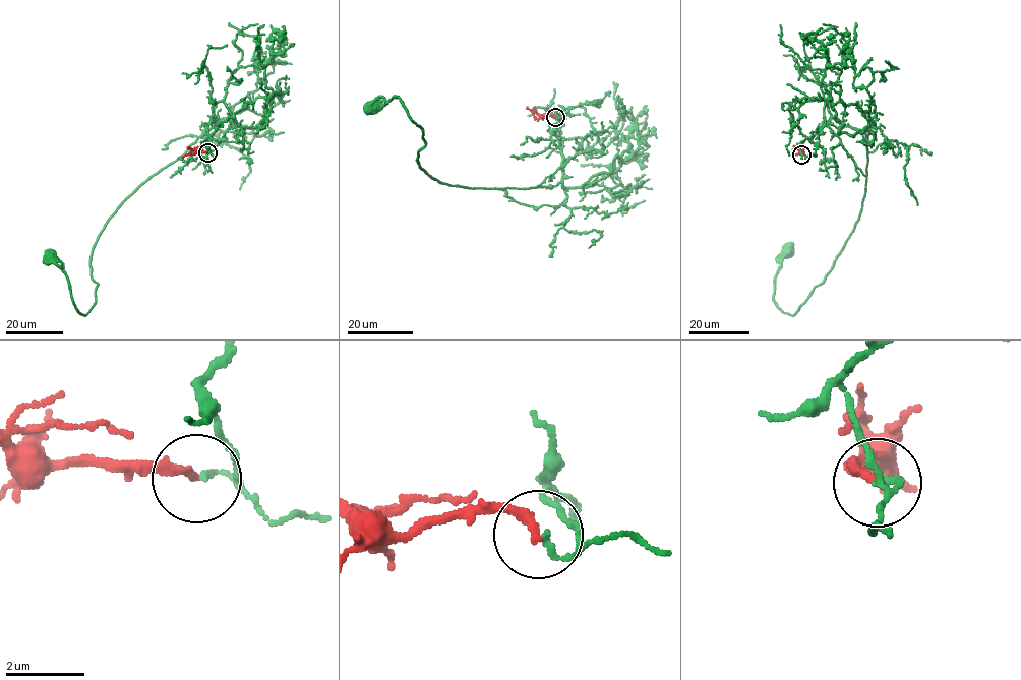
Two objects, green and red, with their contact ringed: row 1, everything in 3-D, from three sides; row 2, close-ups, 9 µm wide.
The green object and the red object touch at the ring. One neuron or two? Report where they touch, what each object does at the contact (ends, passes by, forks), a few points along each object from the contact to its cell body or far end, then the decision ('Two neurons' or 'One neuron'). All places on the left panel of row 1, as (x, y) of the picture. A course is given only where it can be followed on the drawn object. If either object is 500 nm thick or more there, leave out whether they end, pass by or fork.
Place: (207, 152). At the ring green ends. At the ring red ends. Course of green: (207, 152), (213, 115), (215, 124), (112, 217), (93, 249), (96, 302), (85, 315), (49, 257). Course of red: (207, 152), (200, 151), (183, 158). Two neurons

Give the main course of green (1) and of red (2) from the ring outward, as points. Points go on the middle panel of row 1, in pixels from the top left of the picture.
1: (555, 117), (555, 186), (470, 188), (420, 168), (423, 130), (398, 97), (371, 108)
2: (555, 117), (547, 115), (537, 118), (527, 106)

